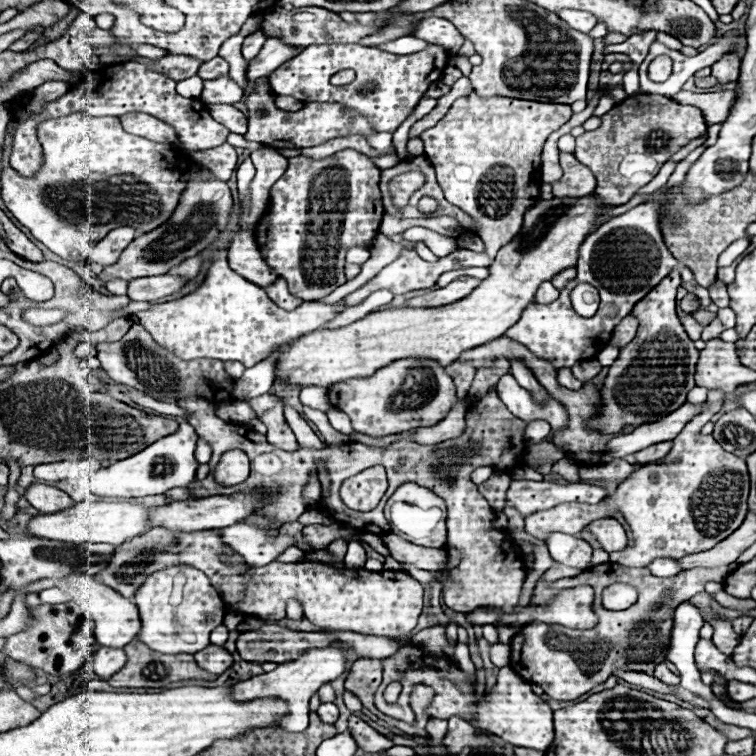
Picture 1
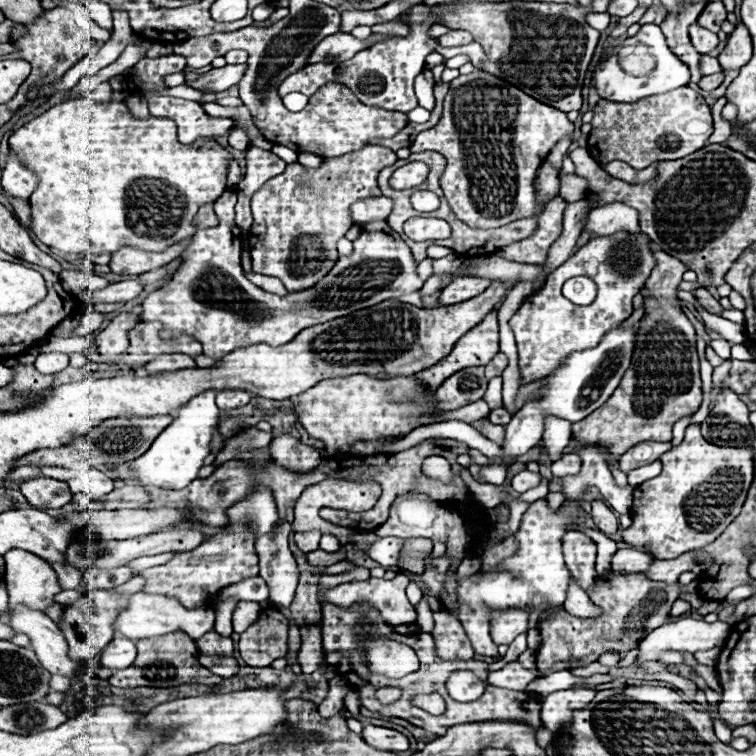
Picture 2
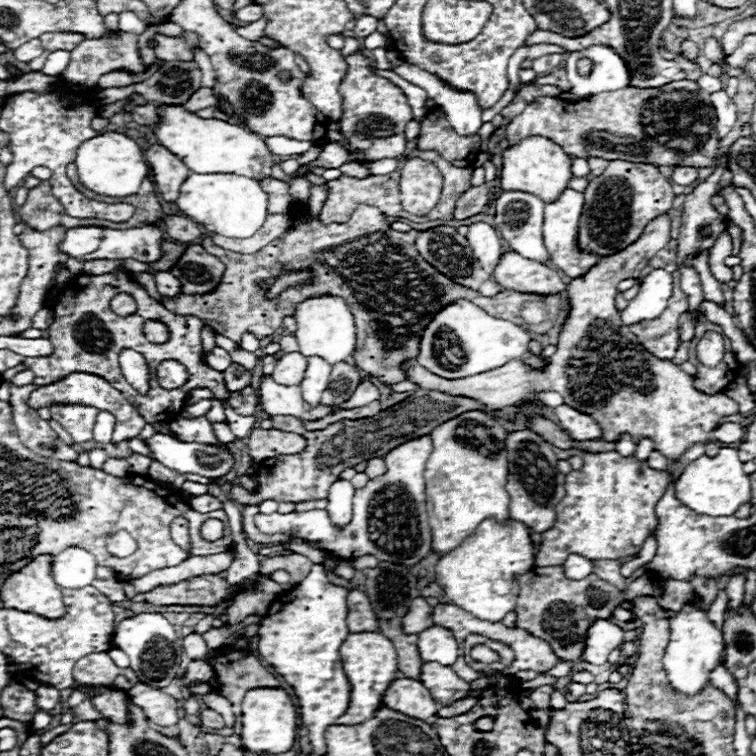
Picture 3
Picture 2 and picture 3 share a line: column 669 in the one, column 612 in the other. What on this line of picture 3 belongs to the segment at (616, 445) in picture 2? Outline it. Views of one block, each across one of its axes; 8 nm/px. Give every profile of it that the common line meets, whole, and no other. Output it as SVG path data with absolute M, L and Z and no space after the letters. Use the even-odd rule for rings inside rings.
M664 214L662 218L654 218L646 228L644 234L620 250L618 254L604 256L584 278L576 278L568 284L568 318L560 330L556 354L550 358L550 362L542 368L530 368L522 360L508 362L500 366L500 370L490 370L488 374L476 374L472 378L458 378L458 380L446 380L440 378L428 370L424 370L418 362L408 364L408 376L412 382L416 382L420 388L426 390L440 390L456 396L468 396L476 398L478 402L484 402L486 406L510 406L524 394L532 392L558 392L564 398L564 404L592 416L600 428L602 428L602 440L604 442L616 442L620 440L620 434L628 434L634 442L640 442L642 438L650 438L654 442L654 450L662 452L668 458L678 458L692 442L704 442L708 432L720 426L720 420L724 416L738 414L738 404L726 394L714 394L708 396L692 386L692 376L682 372L676 364L670 360L660 360L652 356L648 350L644 350L636 340L636 336L630 332L628 326L620 320L620 312L614 306L614 298L618 294L618 282L626 278L638 278L640 270L650 262L650 258L668 244L670 240L670 218Z

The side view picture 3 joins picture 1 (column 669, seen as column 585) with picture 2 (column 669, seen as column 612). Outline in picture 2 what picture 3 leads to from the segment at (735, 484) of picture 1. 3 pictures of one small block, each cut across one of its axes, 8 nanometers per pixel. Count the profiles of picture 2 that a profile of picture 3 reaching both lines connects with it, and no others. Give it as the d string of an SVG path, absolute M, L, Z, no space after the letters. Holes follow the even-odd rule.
M691 424L680 446L662 454L662 472L642 482L634 490L630 508L632 526L622 530L622 540L630 546L652 544L658 560L672 560L688 550L696 550L718 538L722 530L740 514L746 492L754 476L754 450L714 446L702 438L700 424Z

